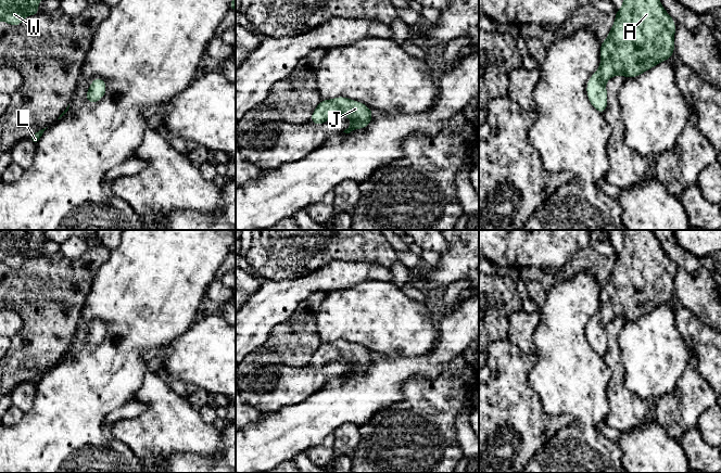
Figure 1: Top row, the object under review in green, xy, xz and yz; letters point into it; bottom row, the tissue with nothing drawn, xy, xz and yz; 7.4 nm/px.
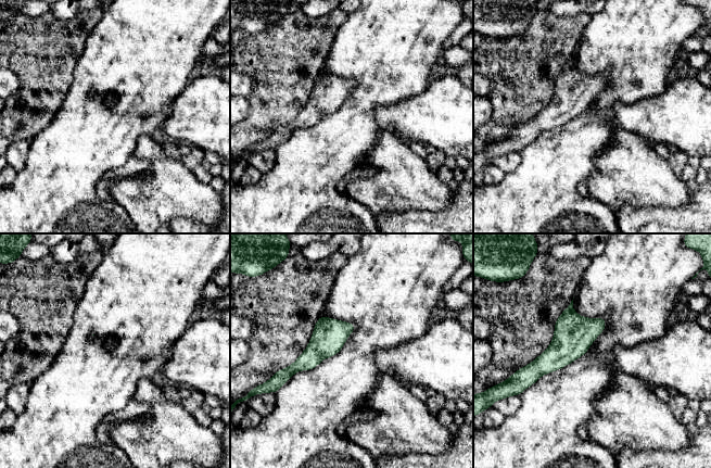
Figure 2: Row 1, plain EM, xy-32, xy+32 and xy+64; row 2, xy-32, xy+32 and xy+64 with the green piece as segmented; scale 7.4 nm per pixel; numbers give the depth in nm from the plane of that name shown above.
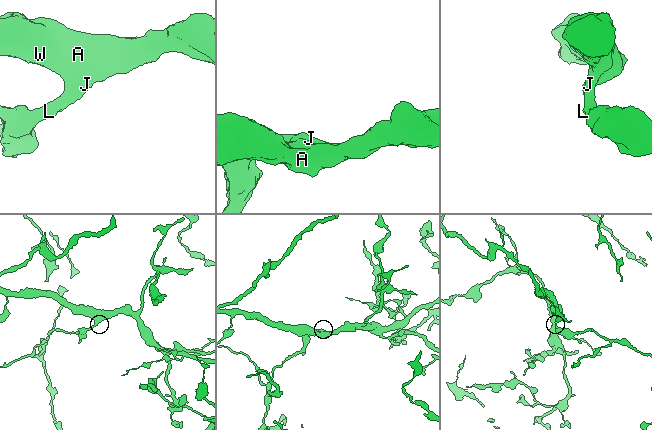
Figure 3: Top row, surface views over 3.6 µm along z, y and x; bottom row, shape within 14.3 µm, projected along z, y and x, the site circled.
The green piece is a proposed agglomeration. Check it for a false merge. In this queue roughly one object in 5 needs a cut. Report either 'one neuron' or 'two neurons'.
one neuron

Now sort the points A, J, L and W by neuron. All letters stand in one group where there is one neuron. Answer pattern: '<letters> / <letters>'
A J L W

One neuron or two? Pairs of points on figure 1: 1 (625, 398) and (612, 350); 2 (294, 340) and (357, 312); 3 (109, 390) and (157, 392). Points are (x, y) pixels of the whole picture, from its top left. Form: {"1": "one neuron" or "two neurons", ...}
{"1": "one neuron", "2": "two neurons", "3": "two neurons"}

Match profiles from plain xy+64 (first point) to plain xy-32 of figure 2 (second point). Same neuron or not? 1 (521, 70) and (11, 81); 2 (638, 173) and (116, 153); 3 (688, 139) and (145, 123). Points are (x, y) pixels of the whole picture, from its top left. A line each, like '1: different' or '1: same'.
1: different
2: different
3: different

